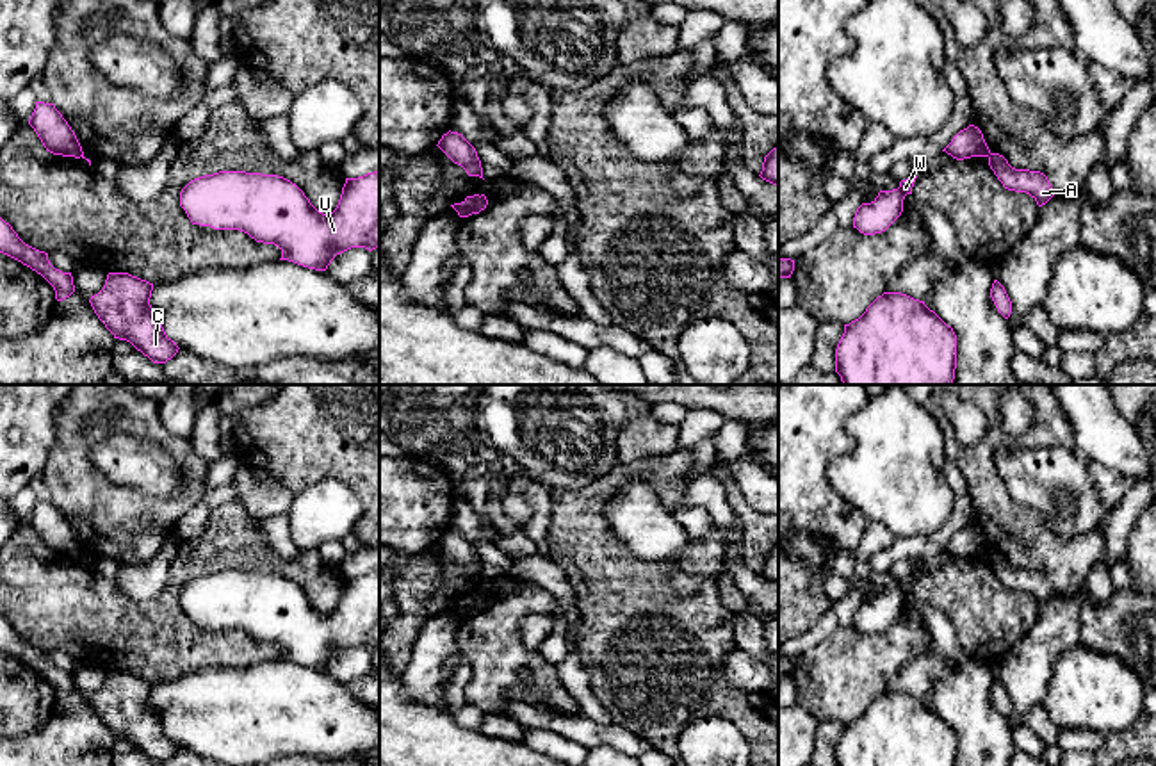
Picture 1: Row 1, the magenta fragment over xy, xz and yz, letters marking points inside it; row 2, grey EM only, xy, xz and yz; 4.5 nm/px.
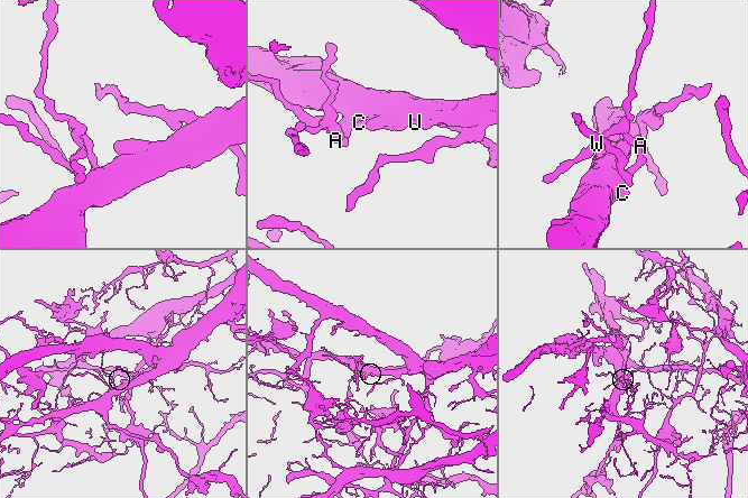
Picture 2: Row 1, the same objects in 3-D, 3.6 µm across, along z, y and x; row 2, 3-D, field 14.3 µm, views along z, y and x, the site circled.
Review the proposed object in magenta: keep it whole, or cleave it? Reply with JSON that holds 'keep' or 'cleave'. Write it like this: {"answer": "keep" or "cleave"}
{"answer": "cleave"}

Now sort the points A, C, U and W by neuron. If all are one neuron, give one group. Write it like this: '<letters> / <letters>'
A C U / W

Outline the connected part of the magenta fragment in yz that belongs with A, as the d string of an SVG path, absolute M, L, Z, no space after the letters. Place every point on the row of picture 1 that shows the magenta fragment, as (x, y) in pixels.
M999 153L989 155L989 166L1005 189L1030 194L1038 207L1046 205L1054 196L1054 189L1040 171L1015 169Z

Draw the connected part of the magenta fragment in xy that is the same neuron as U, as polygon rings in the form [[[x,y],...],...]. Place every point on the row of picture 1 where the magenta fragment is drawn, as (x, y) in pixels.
[[[219,171],[191,180],[180,192],[180,207],[192,224],[244,232],[256,242],[278,246],[280,260],[315,271],[326,271],[337,255],[351,248],[379,248],[379,171],[346,178],[338,205],[330,214],[319,212],[290,180],[246,171]]]

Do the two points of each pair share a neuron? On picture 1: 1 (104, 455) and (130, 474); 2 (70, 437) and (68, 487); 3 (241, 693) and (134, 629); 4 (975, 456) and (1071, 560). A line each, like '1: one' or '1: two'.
1: one
2: one
3: two
4: one

